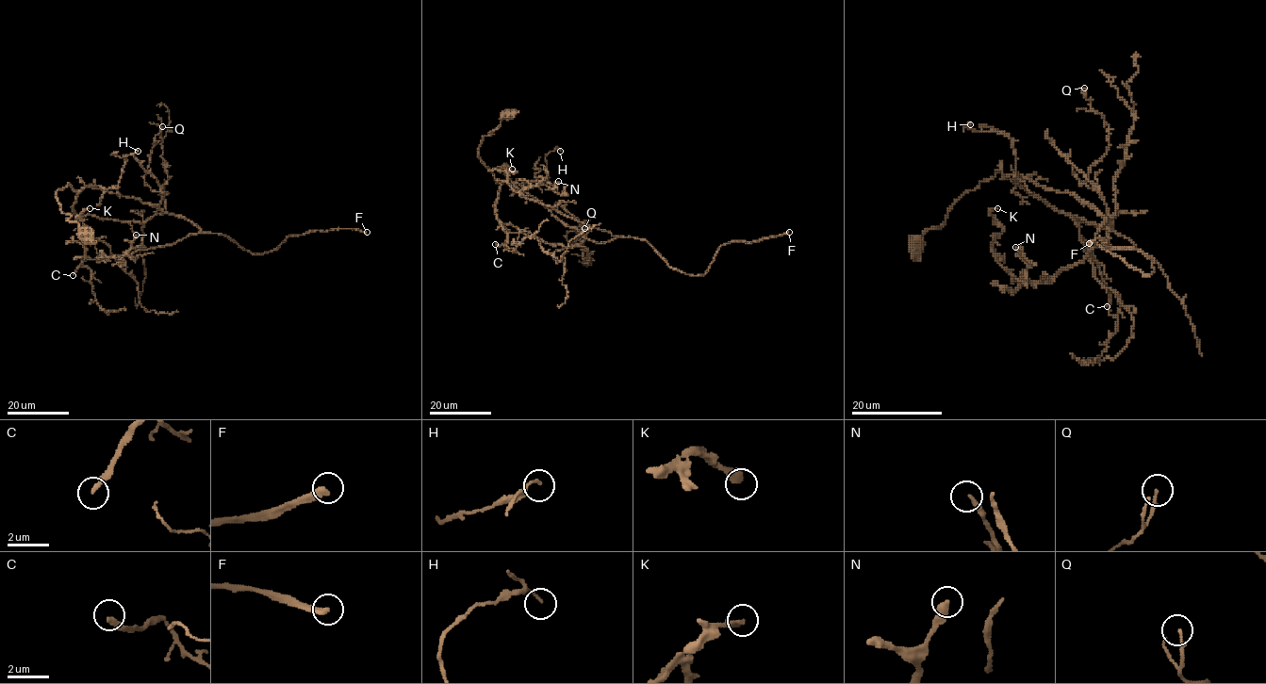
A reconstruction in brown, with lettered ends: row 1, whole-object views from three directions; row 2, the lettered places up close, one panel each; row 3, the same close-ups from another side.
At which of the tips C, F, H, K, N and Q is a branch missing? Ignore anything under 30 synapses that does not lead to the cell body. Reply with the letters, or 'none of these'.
C, F

